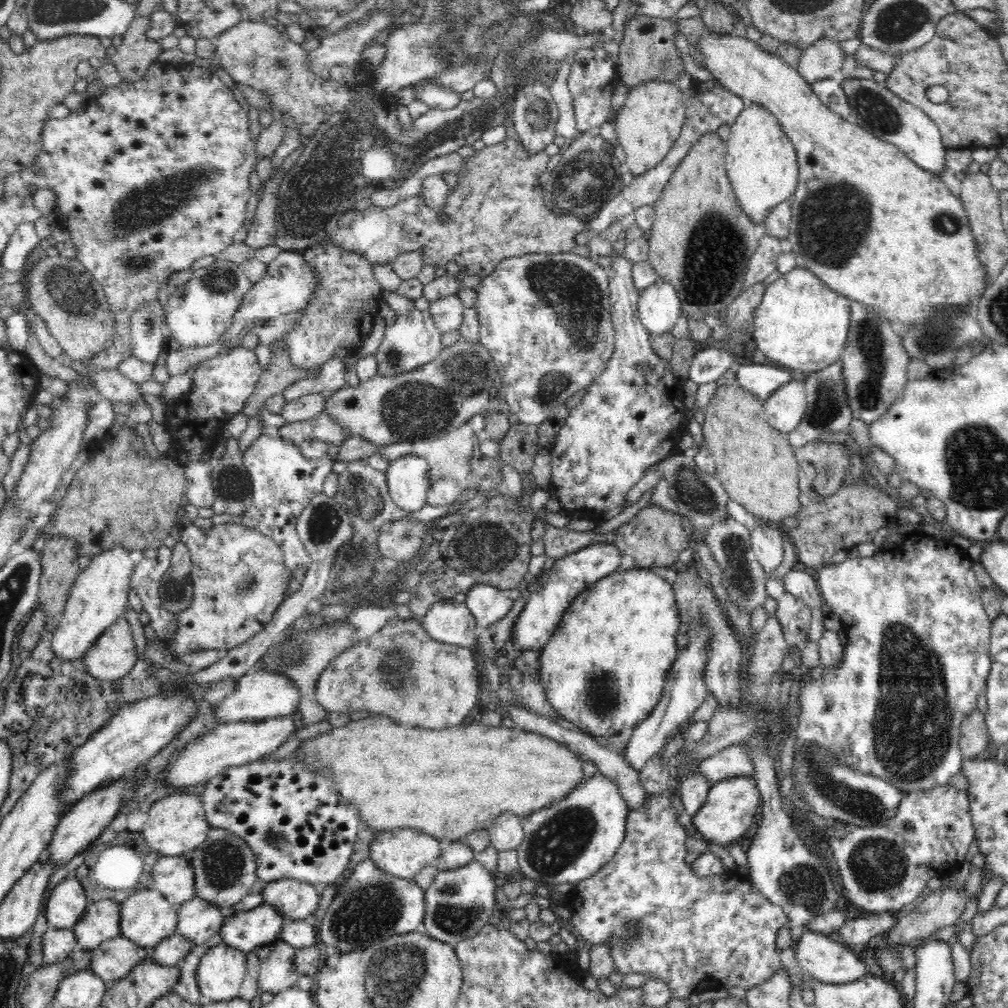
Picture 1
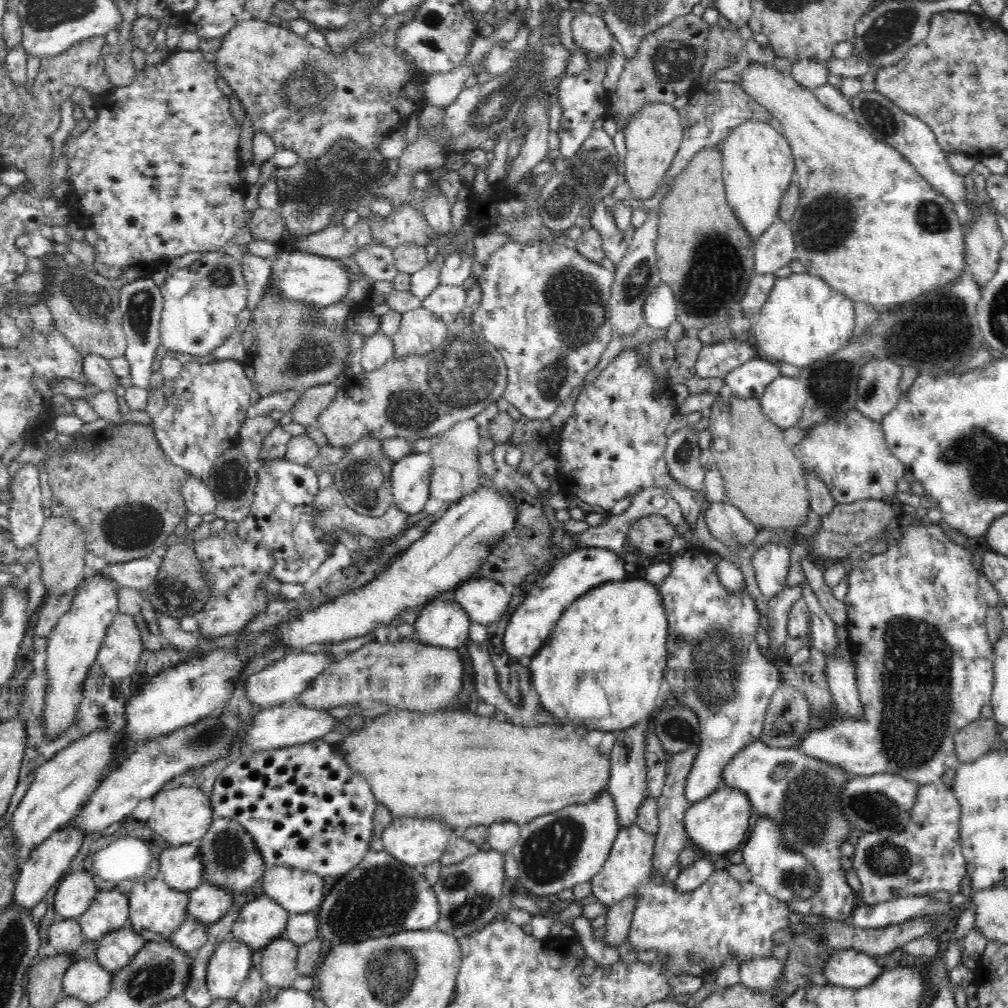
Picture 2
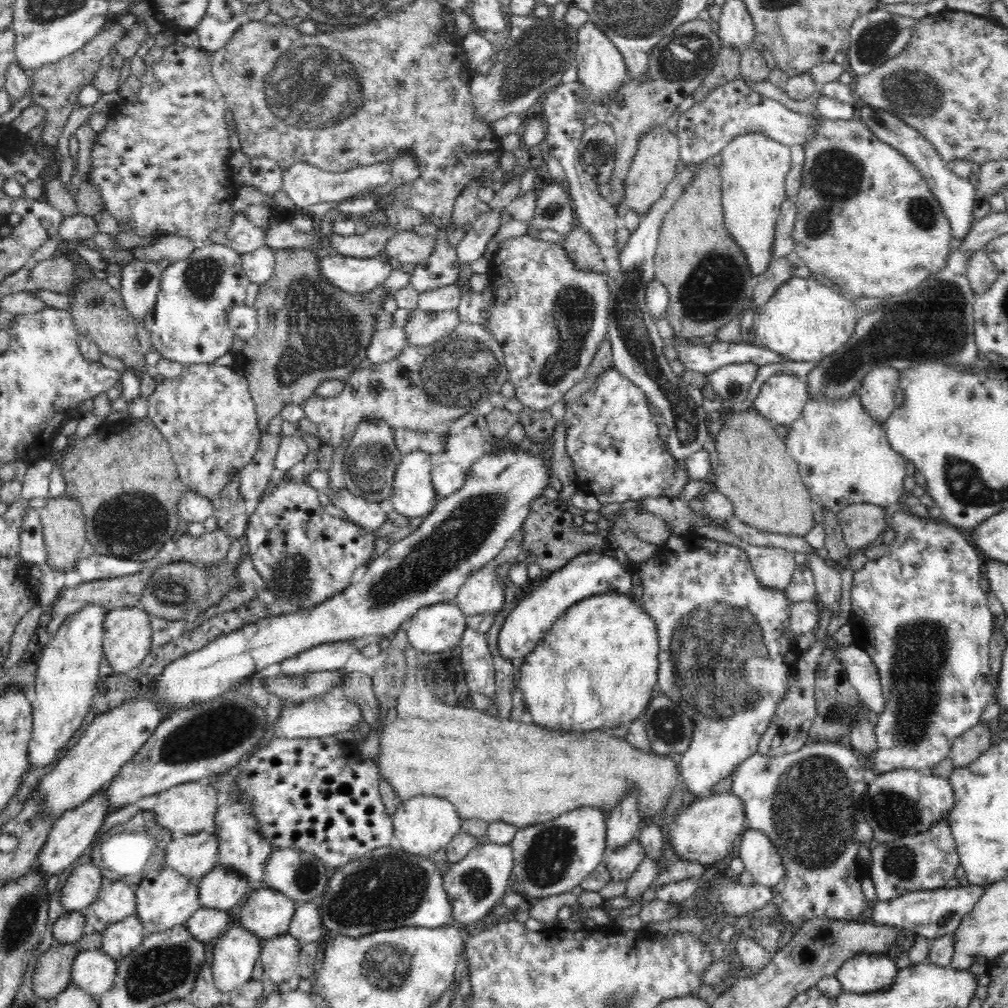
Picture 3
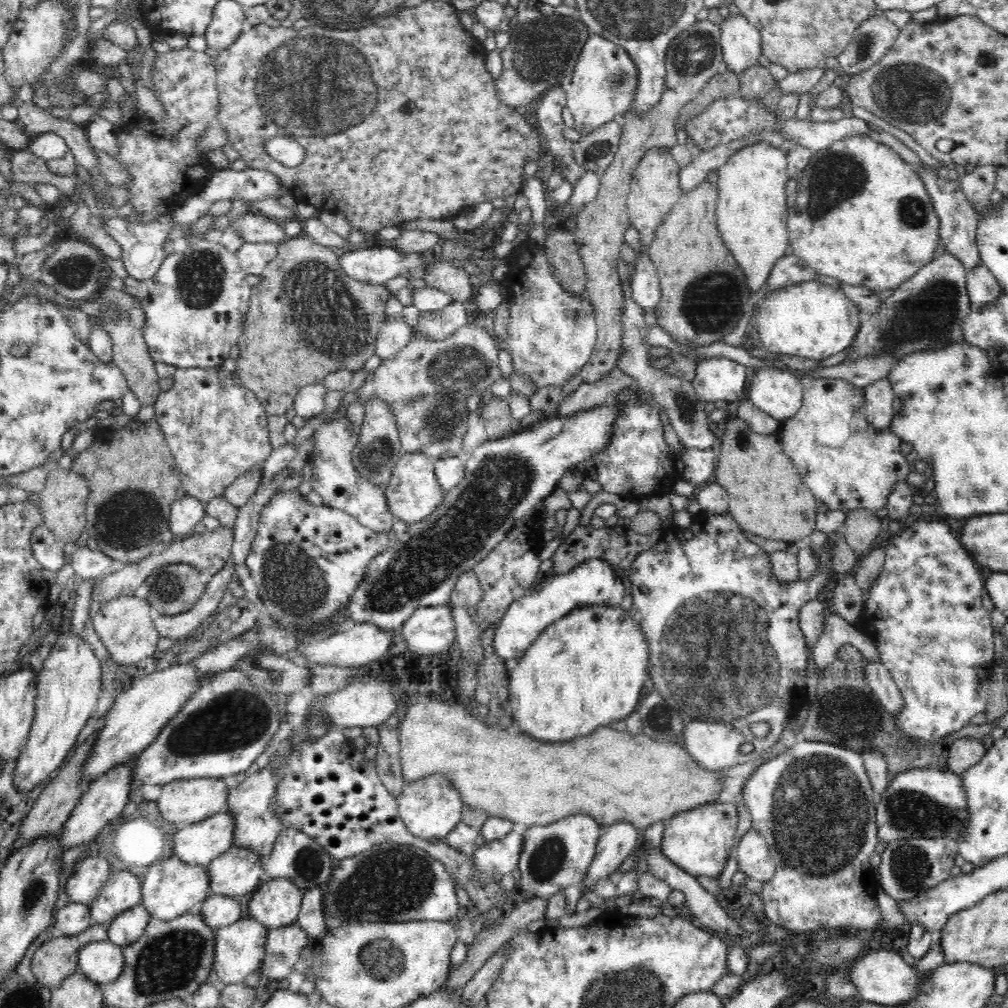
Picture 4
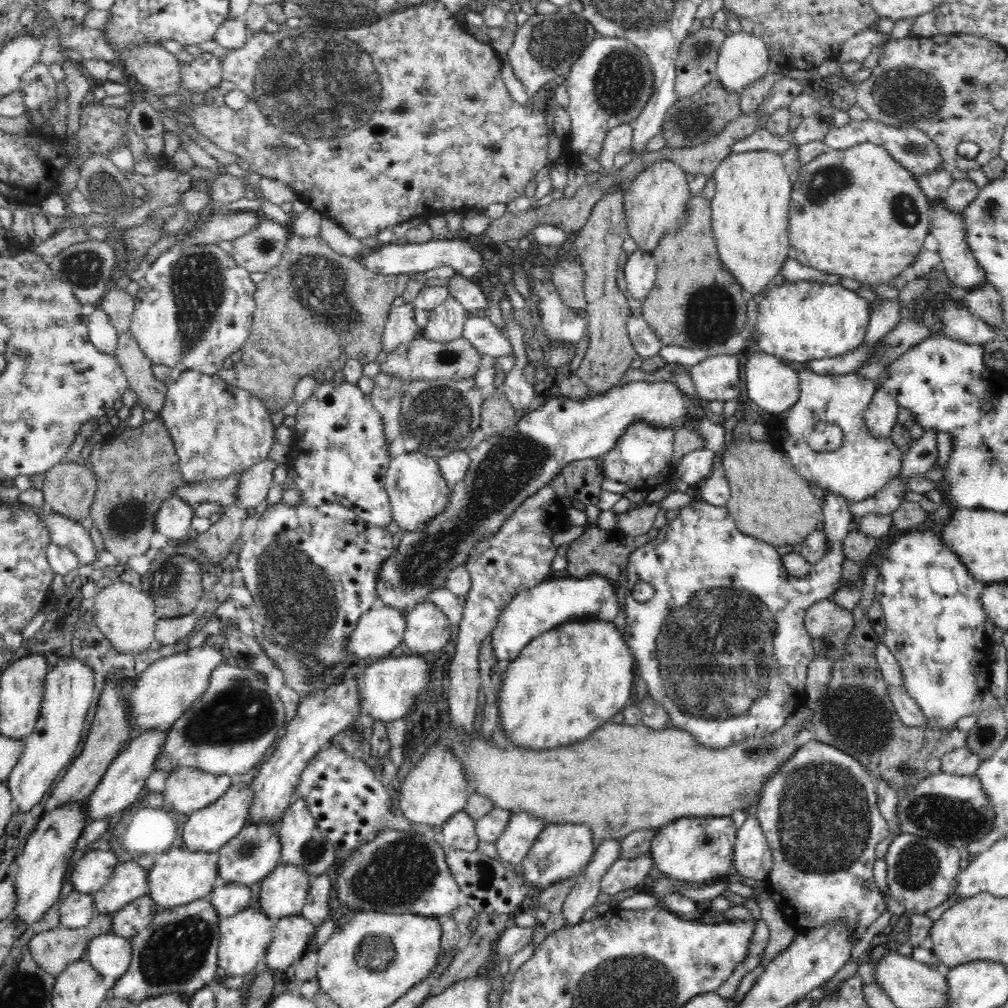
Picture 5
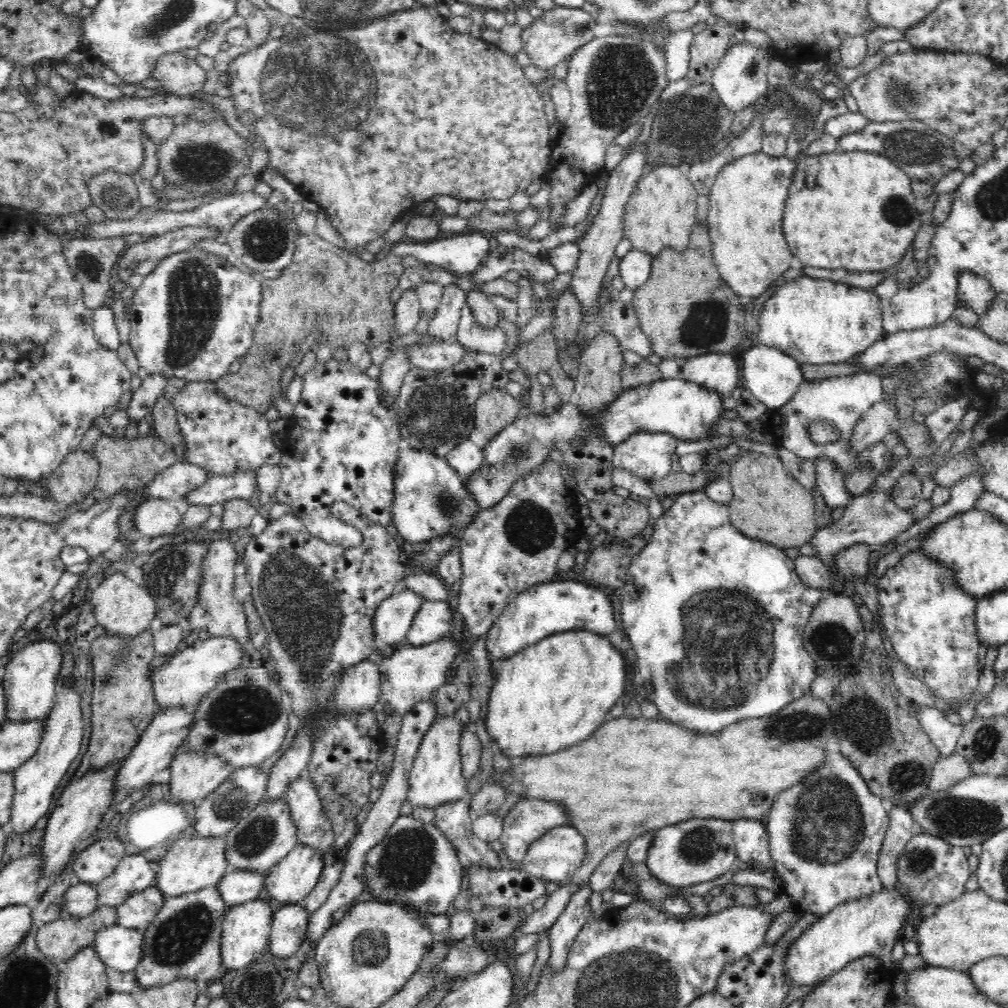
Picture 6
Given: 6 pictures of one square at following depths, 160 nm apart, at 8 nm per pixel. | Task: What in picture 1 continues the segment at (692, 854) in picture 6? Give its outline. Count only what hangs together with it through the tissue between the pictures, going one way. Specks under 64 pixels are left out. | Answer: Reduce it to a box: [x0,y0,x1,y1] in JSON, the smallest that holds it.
[693,776,760,846]

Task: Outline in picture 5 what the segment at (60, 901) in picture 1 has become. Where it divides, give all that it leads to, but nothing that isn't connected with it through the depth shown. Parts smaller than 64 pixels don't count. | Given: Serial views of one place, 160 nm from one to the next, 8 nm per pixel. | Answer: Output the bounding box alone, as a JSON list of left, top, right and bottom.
[70,850,119,894]

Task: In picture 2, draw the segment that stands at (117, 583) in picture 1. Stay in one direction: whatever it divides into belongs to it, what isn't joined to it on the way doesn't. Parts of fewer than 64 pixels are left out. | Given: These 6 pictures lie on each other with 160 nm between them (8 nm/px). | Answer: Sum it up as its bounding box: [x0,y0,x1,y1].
[42,573,118,738]

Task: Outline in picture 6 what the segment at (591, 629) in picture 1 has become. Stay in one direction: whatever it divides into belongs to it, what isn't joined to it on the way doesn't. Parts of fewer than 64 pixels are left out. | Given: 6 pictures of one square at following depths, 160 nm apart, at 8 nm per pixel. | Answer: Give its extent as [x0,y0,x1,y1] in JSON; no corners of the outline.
[485,629,626,757]

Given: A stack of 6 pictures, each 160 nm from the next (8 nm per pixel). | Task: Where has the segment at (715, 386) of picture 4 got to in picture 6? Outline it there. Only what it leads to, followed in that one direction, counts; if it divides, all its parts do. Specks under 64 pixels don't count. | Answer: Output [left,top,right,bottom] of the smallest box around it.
[682,353,738,397]

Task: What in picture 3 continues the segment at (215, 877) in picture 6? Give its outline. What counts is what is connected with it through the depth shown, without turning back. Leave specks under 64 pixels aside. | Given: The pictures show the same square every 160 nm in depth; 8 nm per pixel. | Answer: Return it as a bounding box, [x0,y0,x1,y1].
[135,864,201,936]

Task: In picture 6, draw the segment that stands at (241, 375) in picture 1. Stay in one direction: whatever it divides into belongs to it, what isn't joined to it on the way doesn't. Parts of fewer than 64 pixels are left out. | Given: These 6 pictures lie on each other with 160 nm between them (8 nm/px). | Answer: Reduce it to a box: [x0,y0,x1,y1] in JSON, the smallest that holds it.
[171,381,281,475]

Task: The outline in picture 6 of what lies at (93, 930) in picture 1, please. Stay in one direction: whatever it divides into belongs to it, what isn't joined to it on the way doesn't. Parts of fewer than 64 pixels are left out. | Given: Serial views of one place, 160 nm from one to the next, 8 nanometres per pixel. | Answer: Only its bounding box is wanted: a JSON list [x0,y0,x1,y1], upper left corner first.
[94,853,156,906]

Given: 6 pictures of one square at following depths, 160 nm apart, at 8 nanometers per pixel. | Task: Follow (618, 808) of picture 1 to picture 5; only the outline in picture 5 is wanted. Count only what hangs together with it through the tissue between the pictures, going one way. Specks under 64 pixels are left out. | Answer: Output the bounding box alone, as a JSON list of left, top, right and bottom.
[522,824,595,890]

